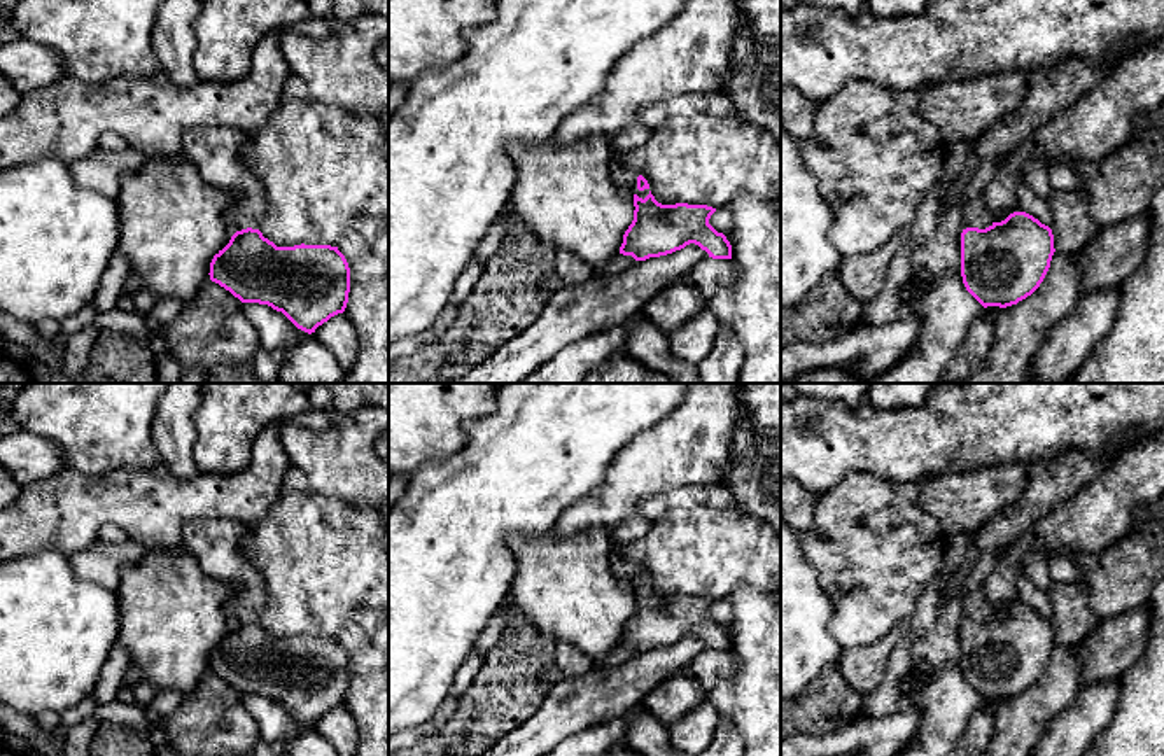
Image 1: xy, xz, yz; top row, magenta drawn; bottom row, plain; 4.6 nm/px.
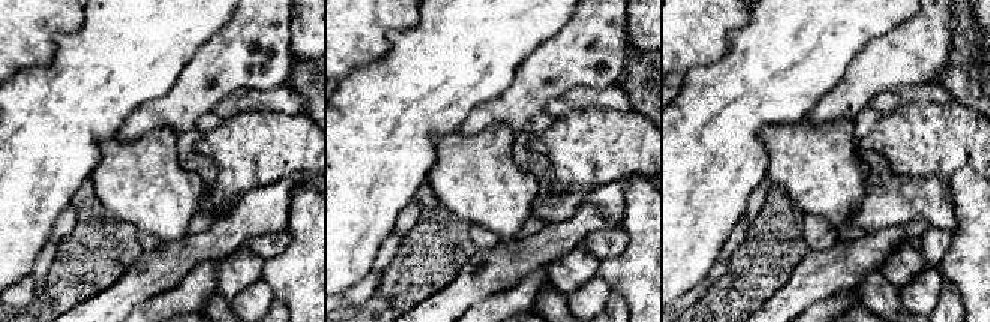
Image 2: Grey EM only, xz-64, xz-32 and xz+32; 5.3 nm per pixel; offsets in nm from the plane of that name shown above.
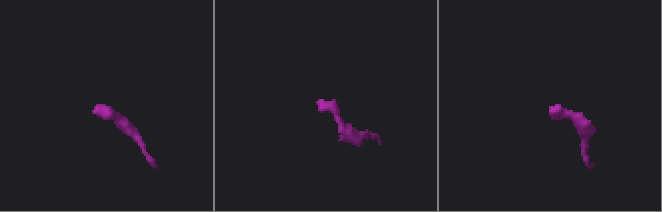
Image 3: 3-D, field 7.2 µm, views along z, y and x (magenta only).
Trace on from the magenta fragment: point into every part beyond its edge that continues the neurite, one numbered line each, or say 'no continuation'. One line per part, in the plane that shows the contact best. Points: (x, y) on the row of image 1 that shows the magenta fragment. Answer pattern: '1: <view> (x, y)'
1: xz (624, 177)

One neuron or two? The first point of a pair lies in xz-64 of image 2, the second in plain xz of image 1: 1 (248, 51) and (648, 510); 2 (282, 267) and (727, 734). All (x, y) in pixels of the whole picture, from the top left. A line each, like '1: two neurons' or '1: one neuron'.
1: two neurons
2: two neurons

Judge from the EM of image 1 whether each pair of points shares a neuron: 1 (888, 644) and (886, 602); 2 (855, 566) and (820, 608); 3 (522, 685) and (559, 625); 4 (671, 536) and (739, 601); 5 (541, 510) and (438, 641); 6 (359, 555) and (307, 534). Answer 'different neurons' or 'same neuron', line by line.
1: different neurons
2: different neurons
3: different neurons
4: different neurons
5: same neuron
6: same neuron

